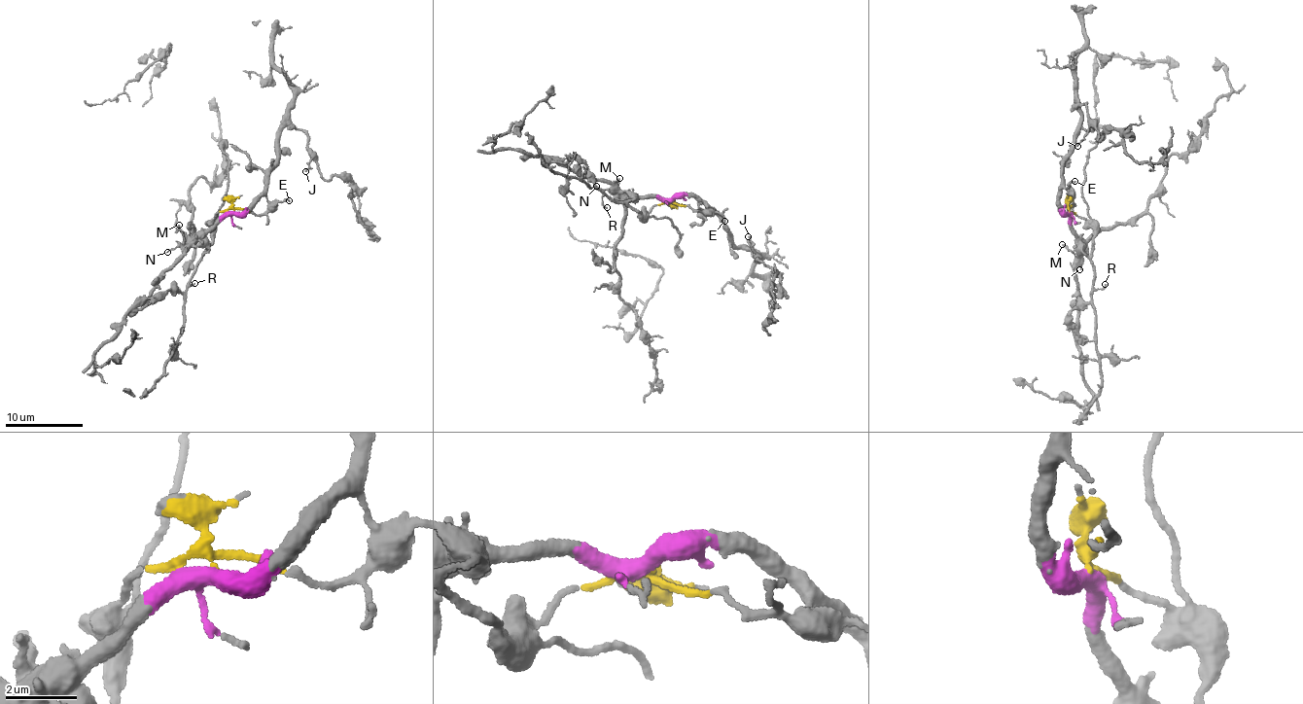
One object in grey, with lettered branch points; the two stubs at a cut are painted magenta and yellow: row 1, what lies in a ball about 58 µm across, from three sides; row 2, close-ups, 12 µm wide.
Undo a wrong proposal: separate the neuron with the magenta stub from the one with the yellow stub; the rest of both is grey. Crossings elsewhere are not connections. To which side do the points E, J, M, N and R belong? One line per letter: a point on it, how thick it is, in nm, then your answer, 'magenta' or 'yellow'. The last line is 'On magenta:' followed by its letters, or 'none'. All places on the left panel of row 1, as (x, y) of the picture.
E: (289, 200) | 150 nm | yellow
J: (305, 171) | 130 nm | magenta
M: (179, 225) | 180 nm | magenta
N: (167, 252) | 120 nm | magenta
R: (194, 283) | 130 nm | yellow
On magenta: J, M, N

